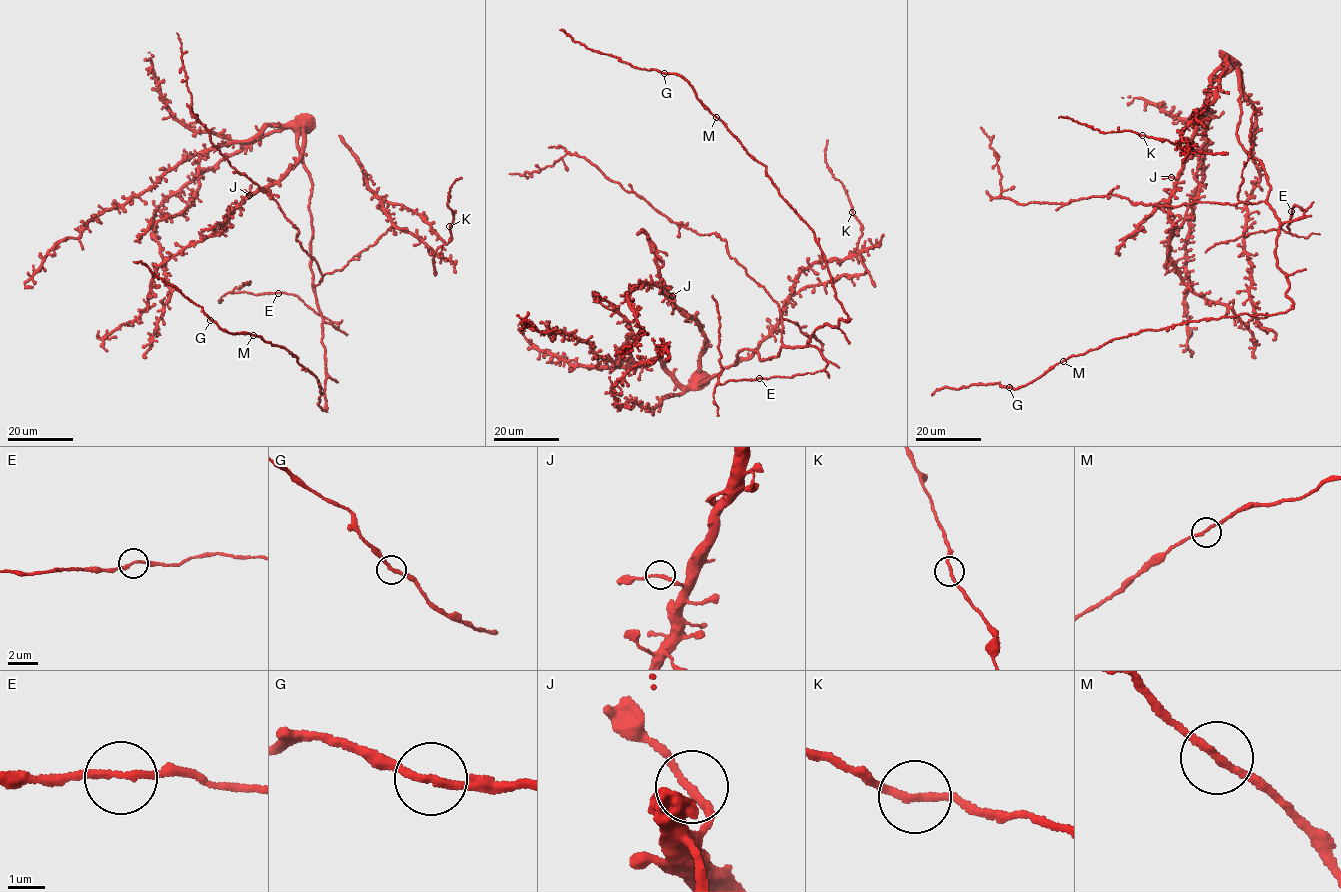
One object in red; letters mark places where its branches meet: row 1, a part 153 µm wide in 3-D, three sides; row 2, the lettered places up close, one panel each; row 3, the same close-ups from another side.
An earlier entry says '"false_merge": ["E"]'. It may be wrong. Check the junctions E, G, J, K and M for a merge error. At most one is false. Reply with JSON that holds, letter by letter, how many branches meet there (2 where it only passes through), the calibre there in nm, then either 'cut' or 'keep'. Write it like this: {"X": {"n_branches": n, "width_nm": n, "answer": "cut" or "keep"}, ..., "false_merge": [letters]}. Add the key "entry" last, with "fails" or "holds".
{"E": {"n_branches": 2, "width_nm": 190, "answer": "cut"}, "G": {"n_branches": 2, "width_nm": 200, "answer": "keep"}, "J": {"n_branches": 2, "width_nm": 190, "answer": "keep"}, "K": {"n_branches": 2, "width_nm": 190, "answer": "keep"}, "M": {"n_branches": 2, "width_nm": 190, "answer": "keep"}, "false_merge": ["E"], "entry": "holds"}

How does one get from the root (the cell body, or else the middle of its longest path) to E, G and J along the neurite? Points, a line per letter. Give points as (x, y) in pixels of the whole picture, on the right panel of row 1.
E: (1270, 207), (1282, 224), (1300, 219), (1306, 210), (1294, 205), (1292, 211)
G: (1270, 207), (1280, 223), (1275, 256), (1289, 284), (1287, 311), (1140, 331), (1008, 387)
J: (1270, 207), (1264, 165), (1239, 142), (1238, 69), (1229, 63), (1210, 81), (1205, 114), (1180, 175), (1171, 177)

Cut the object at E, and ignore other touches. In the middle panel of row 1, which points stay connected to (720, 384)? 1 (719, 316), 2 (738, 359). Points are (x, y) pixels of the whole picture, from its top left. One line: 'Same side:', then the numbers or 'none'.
Same side: 1

